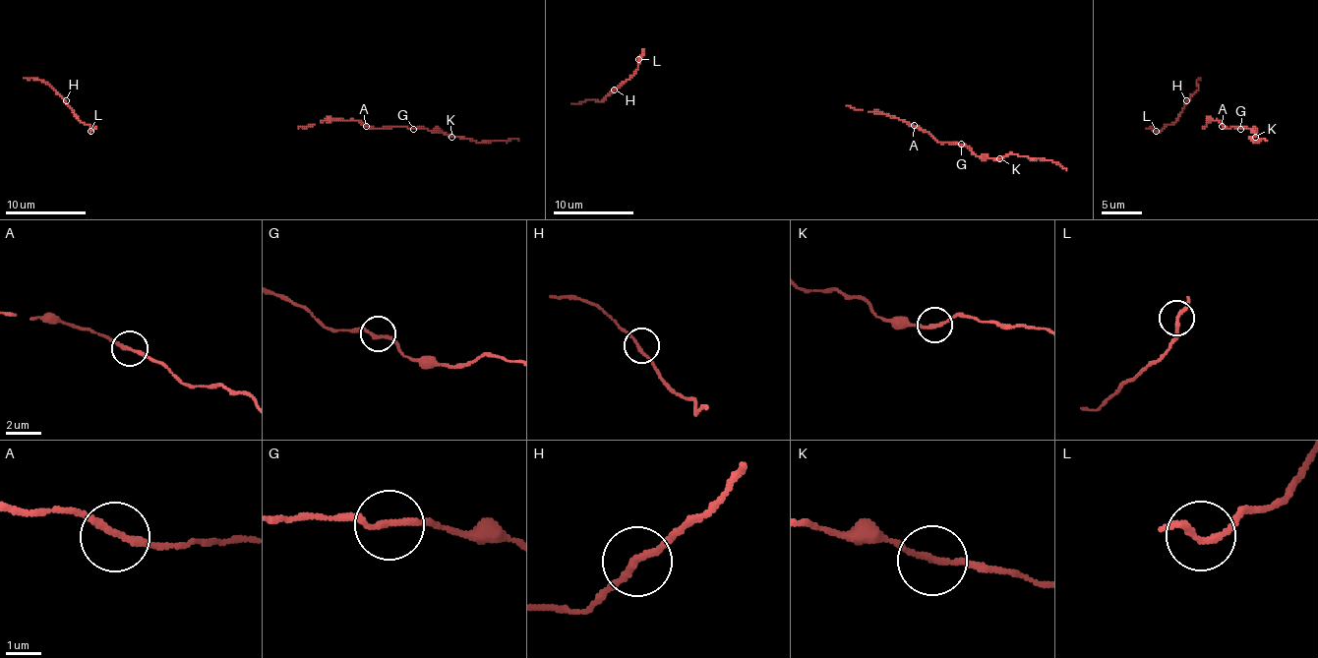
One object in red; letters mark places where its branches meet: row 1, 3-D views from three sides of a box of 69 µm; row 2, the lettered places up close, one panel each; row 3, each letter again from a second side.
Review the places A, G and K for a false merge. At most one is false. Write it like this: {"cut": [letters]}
{"cut": []}

